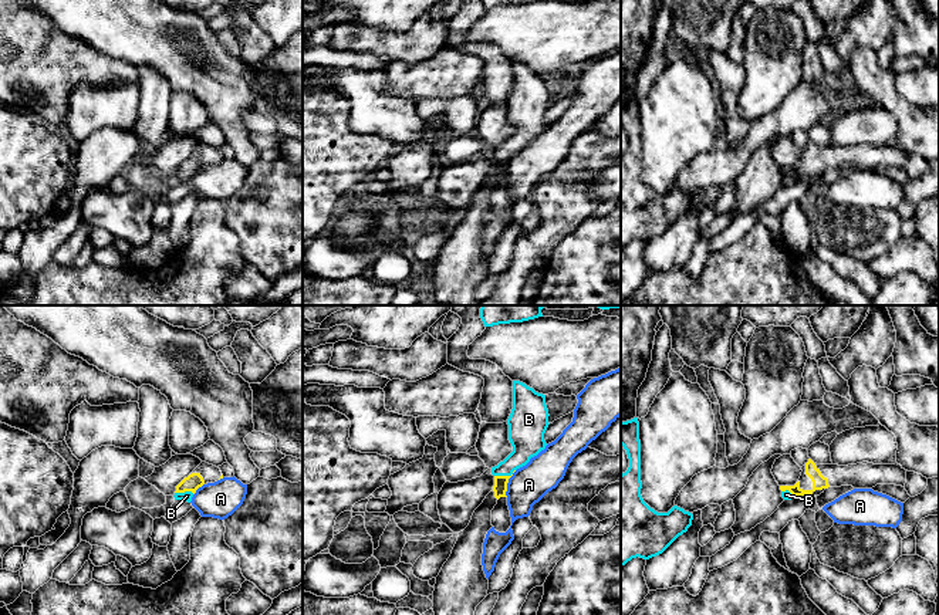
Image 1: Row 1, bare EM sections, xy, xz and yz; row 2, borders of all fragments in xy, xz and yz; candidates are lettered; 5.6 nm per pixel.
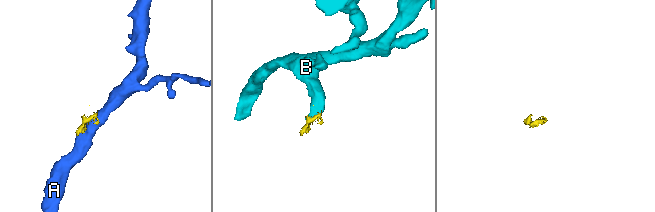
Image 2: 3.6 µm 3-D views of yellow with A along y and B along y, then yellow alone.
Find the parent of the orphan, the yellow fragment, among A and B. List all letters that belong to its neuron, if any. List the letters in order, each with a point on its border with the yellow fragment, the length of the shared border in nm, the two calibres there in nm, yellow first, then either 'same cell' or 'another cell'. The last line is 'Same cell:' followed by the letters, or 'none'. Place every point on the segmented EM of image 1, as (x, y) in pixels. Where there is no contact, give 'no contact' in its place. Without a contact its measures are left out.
A: xz (507, 482) | 160 nm | 80/220 nm | another cell
B: xz (505, 476) | 130 nm | 80/190 nm | same cell
Same cell: B

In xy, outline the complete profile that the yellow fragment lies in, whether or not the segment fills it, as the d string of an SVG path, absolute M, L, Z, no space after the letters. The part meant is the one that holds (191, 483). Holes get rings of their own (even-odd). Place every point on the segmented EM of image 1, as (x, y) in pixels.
M202 462L188 477L185 477L175 491L175 500L192 501L193 494L199 487L207 483L215 483L223 479L223 474L219 467Z

